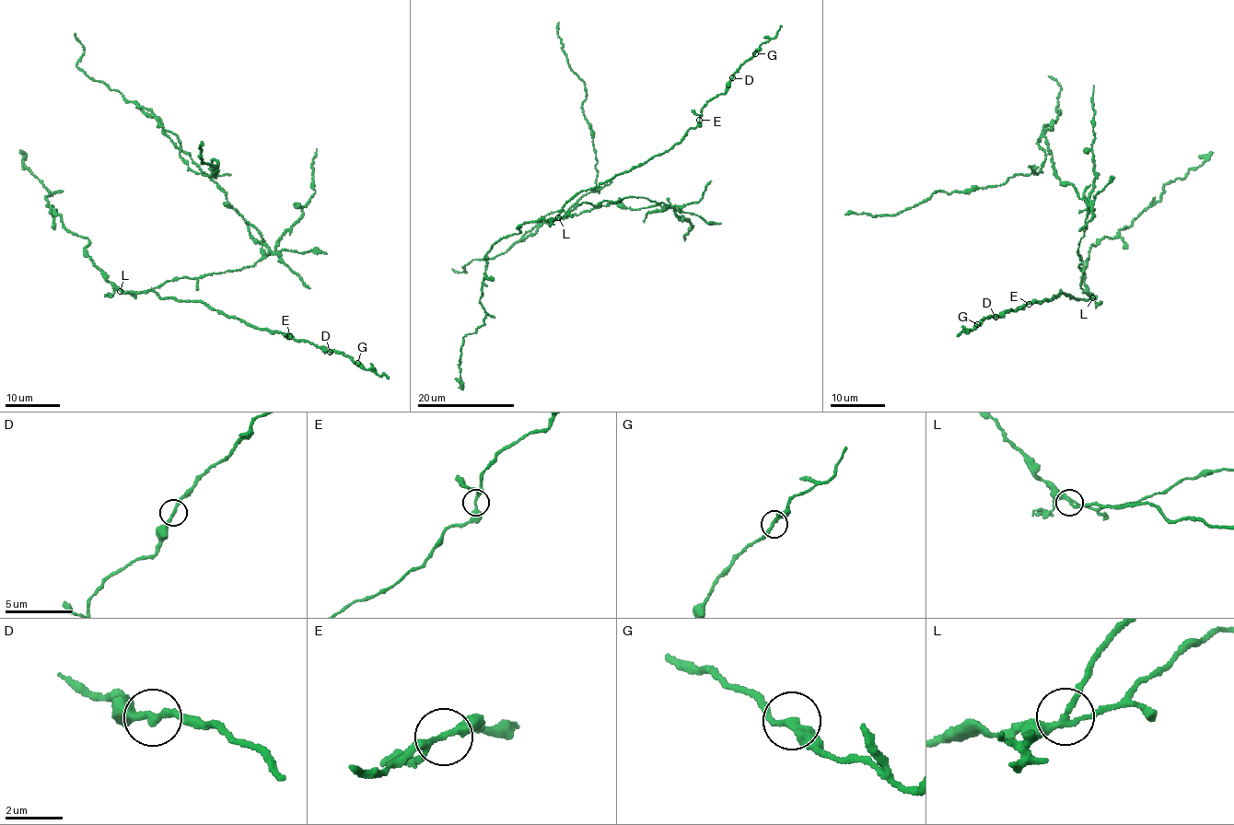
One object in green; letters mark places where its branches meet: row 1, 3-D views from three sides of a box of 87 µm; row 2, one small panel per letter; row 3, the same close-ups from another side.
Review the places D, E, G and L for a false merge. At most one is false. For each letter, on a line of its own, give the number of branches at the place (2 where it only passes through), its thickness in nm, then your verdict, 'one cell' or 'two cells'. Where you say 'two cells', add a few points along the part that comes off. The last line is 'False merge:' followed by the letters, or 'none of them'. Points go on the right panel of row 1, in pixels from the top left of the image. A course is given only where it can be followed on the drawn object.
D: branches 2; calibre 240 nm; one cell
E: branches 3; calibre 200 nm; one cell
G: branches 2; calibre 240 nm; one cell
L: branches 3; calibre 200 nm; two cells; course (1092, 297), (1078, 254), (1089, 203), (1056, 175), (1042, 134), (1036, 173), (937, 191), (894, 215), (845, 214)
False merge: L

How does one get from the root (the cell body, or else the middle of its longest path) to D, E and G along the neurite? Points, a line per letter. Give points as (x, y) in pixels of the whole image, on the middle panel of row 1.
D: (659, 203), (626, 197), (596, 205), (581, 203), (559, 215), (580, 191), (677, 144), (732, 77)
E: (659, 203), (626, 197), (596, 205), (581, 203), (559, 215), (580, 191), (671, 148), (699, 120)
G: (659, 203), (626, 197), (581, 203), (559, 215), (580, 191), (677, 144), (755, 53)

